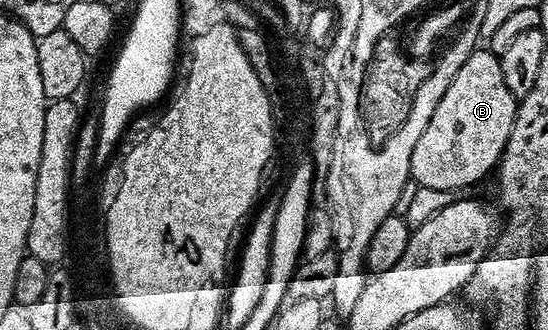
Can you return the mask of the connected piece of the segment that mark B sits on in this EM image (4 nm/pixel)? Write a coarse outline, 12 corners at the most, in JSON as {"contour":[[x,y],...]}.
{"contour":[[472,50],[437,101],[411,179],[459,191],[492,174],[517,100]]}

